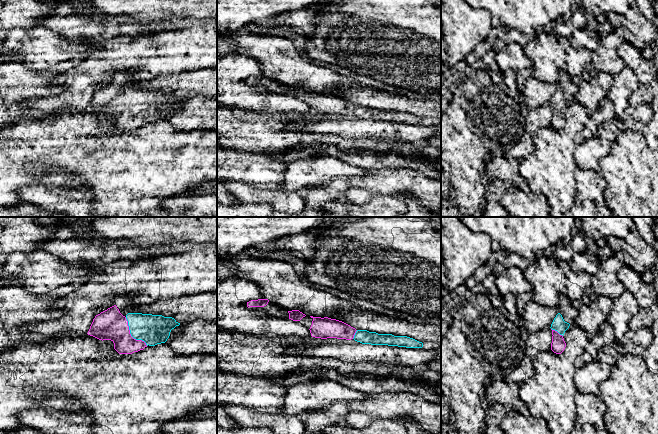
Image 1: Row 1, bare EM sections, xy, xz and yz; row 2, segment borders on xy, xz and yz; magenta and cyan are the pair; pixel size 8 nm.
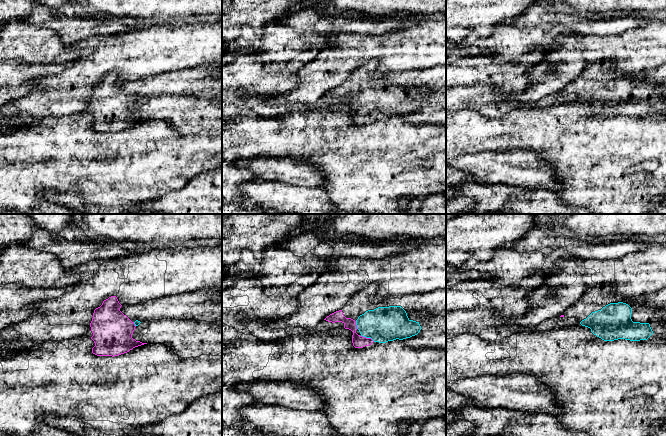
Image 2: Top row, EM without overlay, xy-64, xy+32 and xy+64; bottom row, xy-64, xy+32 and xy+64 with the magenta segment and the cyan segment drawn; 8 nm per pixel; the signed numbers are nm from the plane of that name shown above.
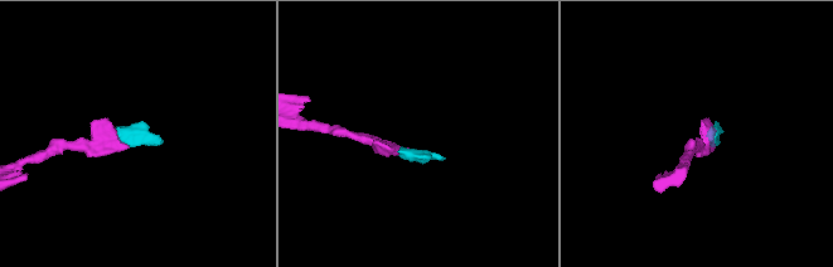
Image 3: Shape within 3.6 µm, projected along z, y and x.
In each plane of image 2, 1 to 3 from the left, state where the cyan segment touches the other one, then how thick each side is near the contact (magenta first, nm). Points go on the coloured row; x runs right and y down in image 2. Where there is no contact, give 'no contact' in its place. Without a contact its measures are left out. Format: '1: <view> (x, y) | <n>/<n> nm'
1: xy-64 (134, 324) | 320/40 nm
2: xy+32 (368, 338) | 100/280 nm
3: no contact

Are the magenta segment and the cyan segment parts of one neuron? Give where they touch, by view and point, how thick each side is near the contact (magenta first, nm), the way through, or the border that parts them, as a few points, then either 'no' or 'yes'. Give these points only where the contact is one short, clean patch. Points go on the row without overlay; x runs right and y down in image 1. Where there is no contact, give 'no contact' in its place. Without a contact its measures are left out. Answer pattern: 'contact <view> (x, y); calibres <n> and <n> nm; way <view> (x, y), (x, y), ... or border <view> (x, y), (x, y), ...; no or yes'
contact xy (130, 110); calibres 240 and 240 nm; way xy (110, 100), (130, 110), (137, 106), (152, 105); yes

